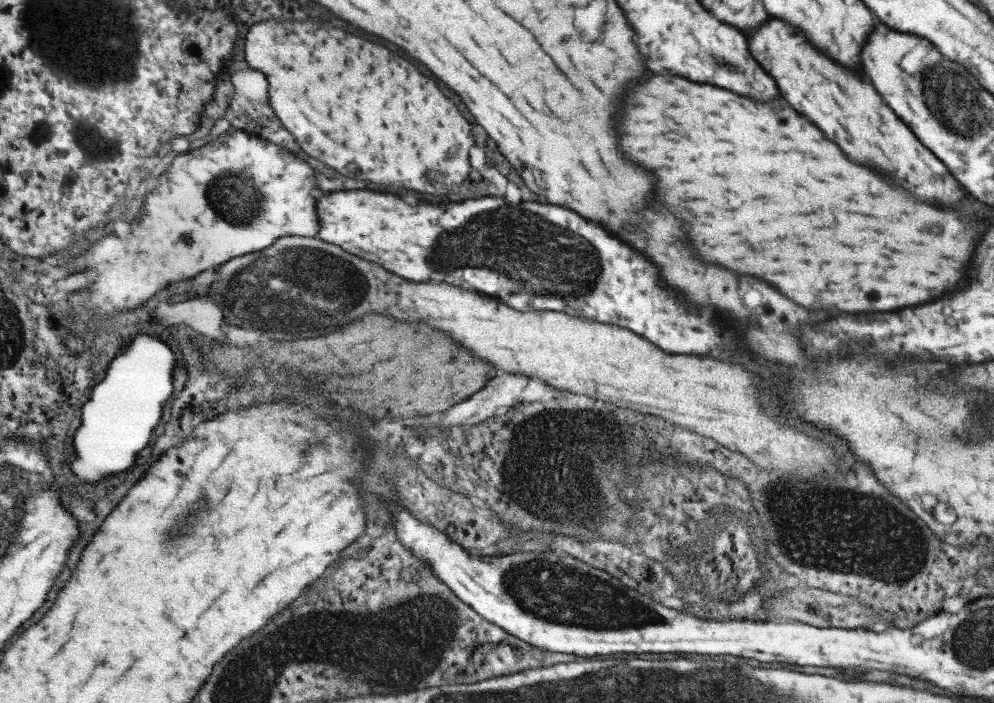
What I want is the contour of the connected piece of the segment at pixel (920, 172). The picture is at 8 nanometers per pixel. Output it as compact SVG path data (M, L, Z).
M781 20L765 22L751 36L746 36L746 41L751 56L761 68L765 68L765 72L769 72L779 94L789 100L787 104L813 122L827 140L833 140L849 160L869 164L869 168L877 170L891 184L907 190L915 200L941 202L951 208L961 206L963 192L959 190L959 184L949 176L947 168L935 160L936 156L883 104L871 84L861 82L855 74L821 56L801 34Z

